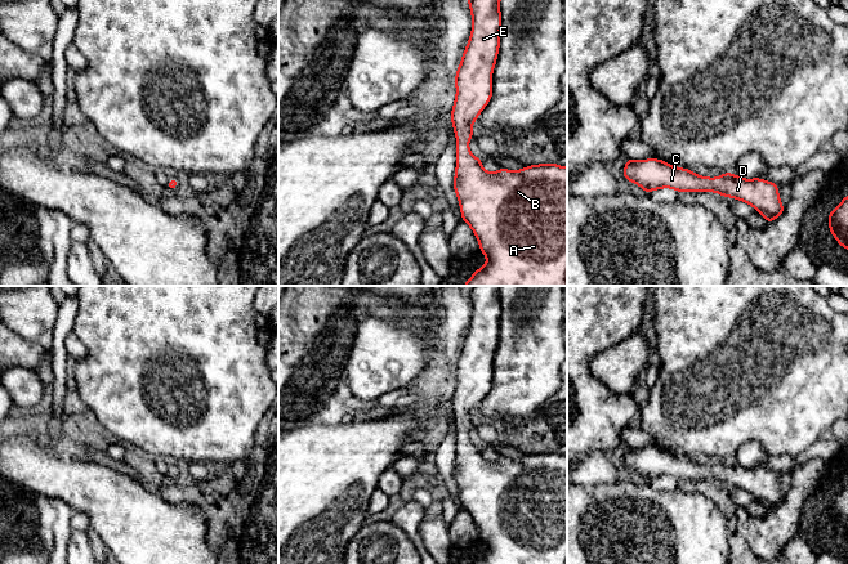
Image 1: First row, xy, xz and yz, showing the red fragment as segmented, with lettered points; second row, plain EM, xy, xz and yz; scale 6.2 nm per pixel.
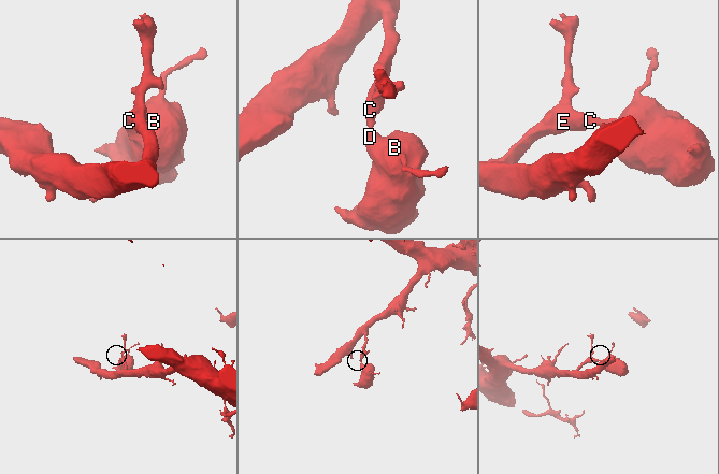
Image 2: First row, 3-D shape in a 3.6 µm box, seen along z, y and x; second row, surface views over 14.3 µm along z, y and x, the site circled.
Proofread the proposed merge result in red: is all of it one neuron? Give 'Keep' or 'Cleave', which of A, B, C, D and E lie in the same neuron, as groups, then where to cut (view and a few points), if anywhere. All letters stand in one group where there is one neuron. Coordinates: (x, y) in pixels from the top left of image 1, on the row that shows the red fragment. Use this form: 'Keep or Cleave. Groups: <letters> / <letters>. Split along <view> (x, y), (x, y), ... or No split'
Keep. Groups: A B C D E. No split

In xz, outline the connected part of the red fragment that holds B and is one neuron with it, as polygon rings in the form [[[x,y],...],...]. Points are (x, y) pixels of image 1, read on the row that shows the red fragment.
[[[500,0],[468,3],[472,12],[472,33],[455,73],[456,98],[450,115],[458,144],[454,189],[461,220],[473,229],[487,263],[463,286],[567,286],[567,167],[541,164],[518,171],[500,167],[496,173],[488,173],[482,167],[482,160],[474,157],[468,147],[474,134],[472,125],[492,97],[492,70],[497,59],[501,28]]]

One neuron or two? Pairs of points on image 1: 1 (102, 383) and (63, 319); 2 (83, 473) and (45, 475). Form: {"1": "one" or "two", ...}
{"1": "two", "2": "one"}

